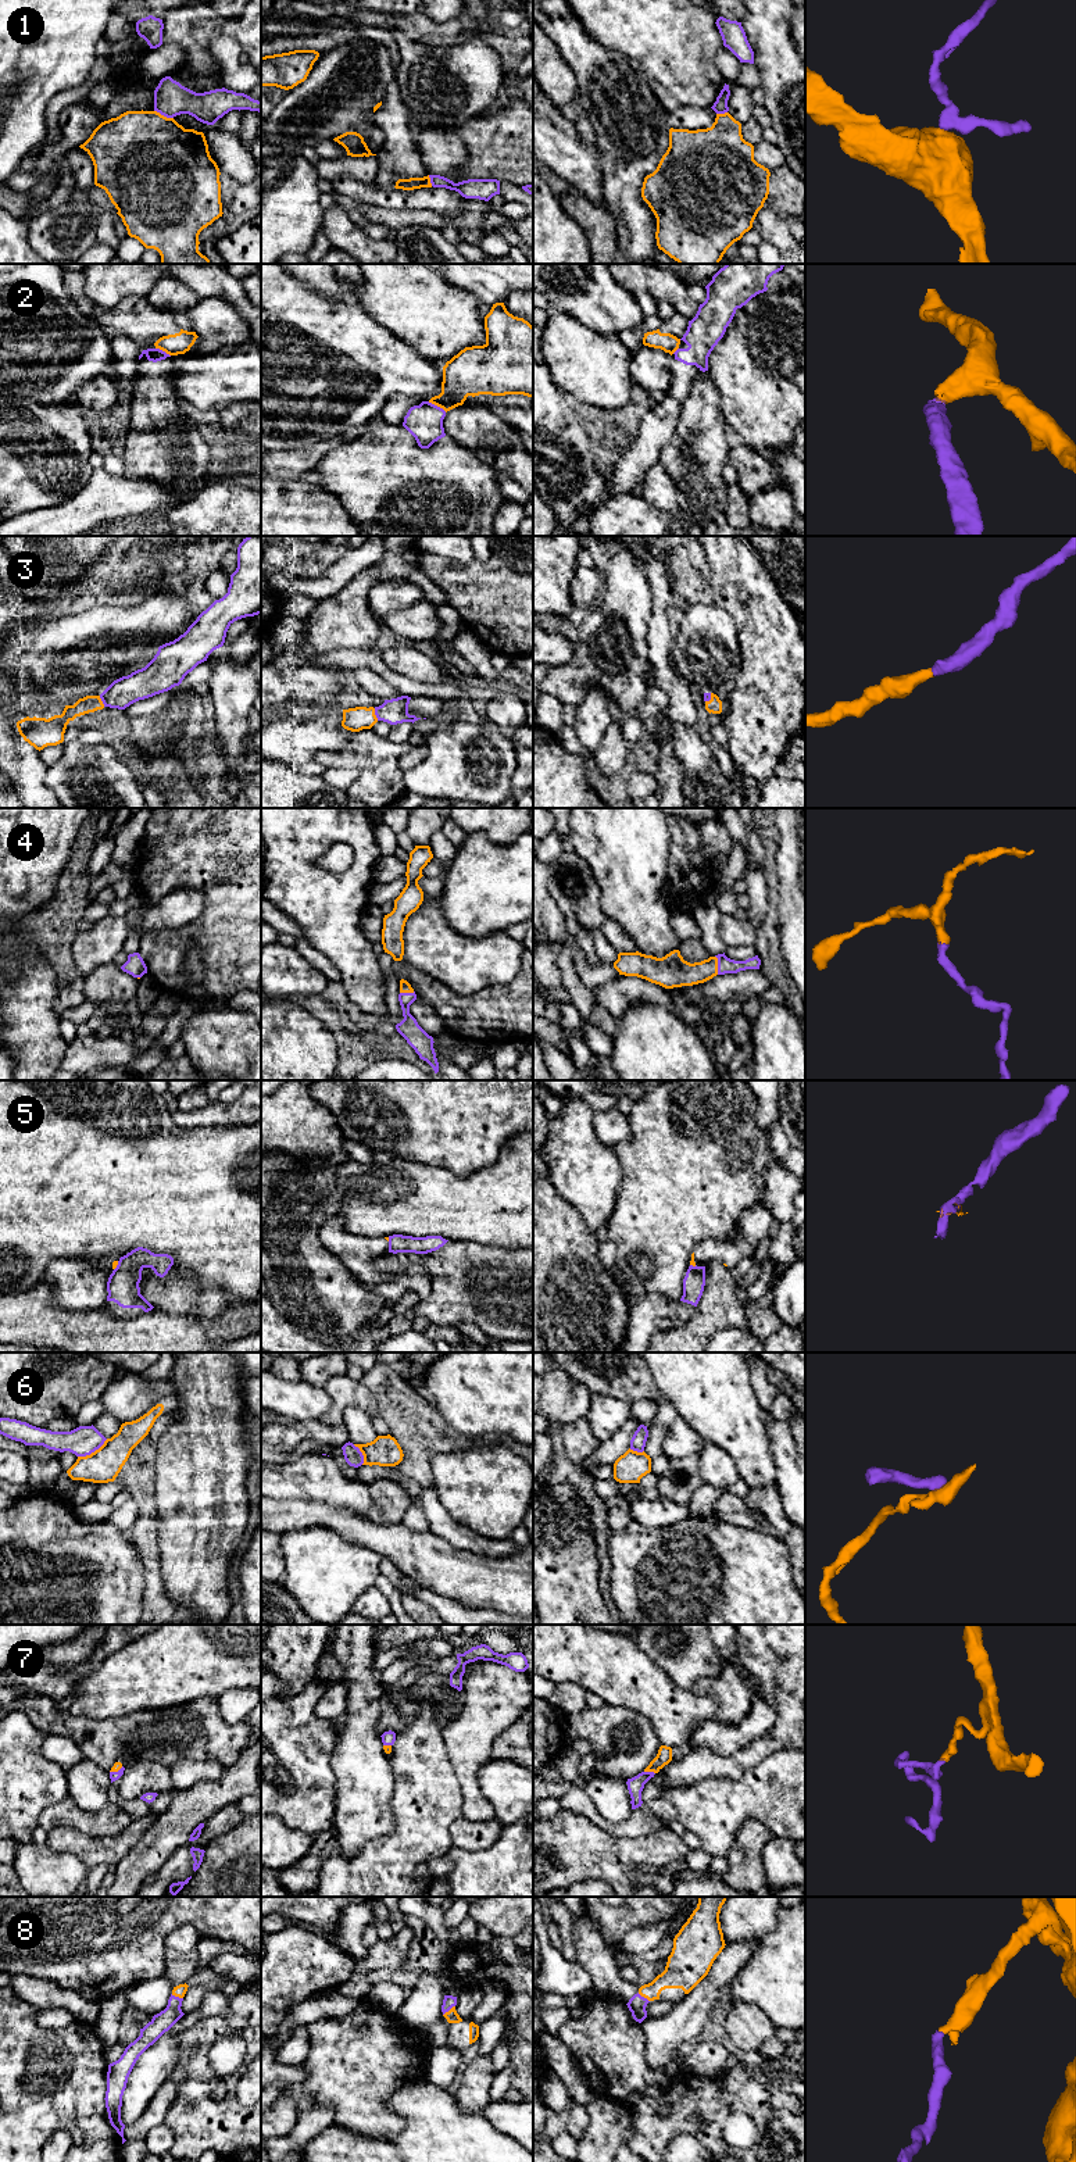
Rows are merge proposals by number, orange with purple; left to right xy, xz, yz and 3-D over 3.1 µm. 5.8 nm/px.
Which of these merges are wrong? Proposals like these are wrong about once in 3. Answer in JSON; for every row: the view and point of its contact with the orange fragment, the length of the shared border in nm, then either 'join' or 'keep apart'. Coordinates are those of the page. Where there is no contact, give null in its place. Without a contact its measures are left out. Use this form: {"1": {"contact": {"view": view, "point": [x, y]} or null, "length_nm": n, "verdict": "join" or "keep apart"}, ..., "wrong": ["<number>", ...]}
{"1": {"contact": {"view": "xy", "point": [163, 115]}, "length_nm": 120, "verdict": "keep apart"}, "2": {"contact": {"view": "xz", "point": [438, 406]}, "length_nm": 130, "verdict": "keep apart"}, "3": {"contact": {"view": "xz", "point": [374, 714]}, "length_nm": 80, "verdict": "join"}, "4": {"contact": {"view": "yz", "point": [717, 965]}, "length_nm": 110, "verdict": "join"}, "5": {"contact": {"view": "xy", "point": [117, 1264]}, "length_nm": 60, "verdict": "keep apart"}, "6": {"contact": {"view": "xy", "point": [92, 1453]}, "length_nm": 200, "verdict": "keep apart"}, "7": {"contact": {"view": "yz", "point": [650, 1771]}, "length_nm": 70, "verdict": "join"}, "8": {"contact": {"view": "xz", "point": [450, 2009]}, "length_nm": 90, "verdict": "join"}, "wrong": ["1", "2", "5", "6"]}

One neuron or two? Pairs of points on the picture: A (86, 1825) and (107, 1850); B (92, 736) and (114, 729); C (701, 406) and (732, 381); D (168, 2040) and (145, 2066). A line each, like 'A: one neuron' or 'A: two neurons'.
A: two neurons
B: one neuron
C: two neurons
D: one neuron

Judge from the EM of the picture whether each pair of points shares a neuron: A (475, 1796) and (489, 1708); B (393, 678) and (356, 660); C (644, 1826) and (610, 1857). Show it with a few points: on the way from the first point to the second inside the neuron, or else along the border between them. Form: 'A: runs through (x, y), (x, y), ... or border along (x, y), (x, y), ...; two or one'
A: runs through (469, 1773), (469, 1737), (475, 1730); one
B: runs through (383, 671), (372, 660), (365, 660); one
C: border along (600, 1826), (619, 1837), (642, 1837), (661, 1829); two

